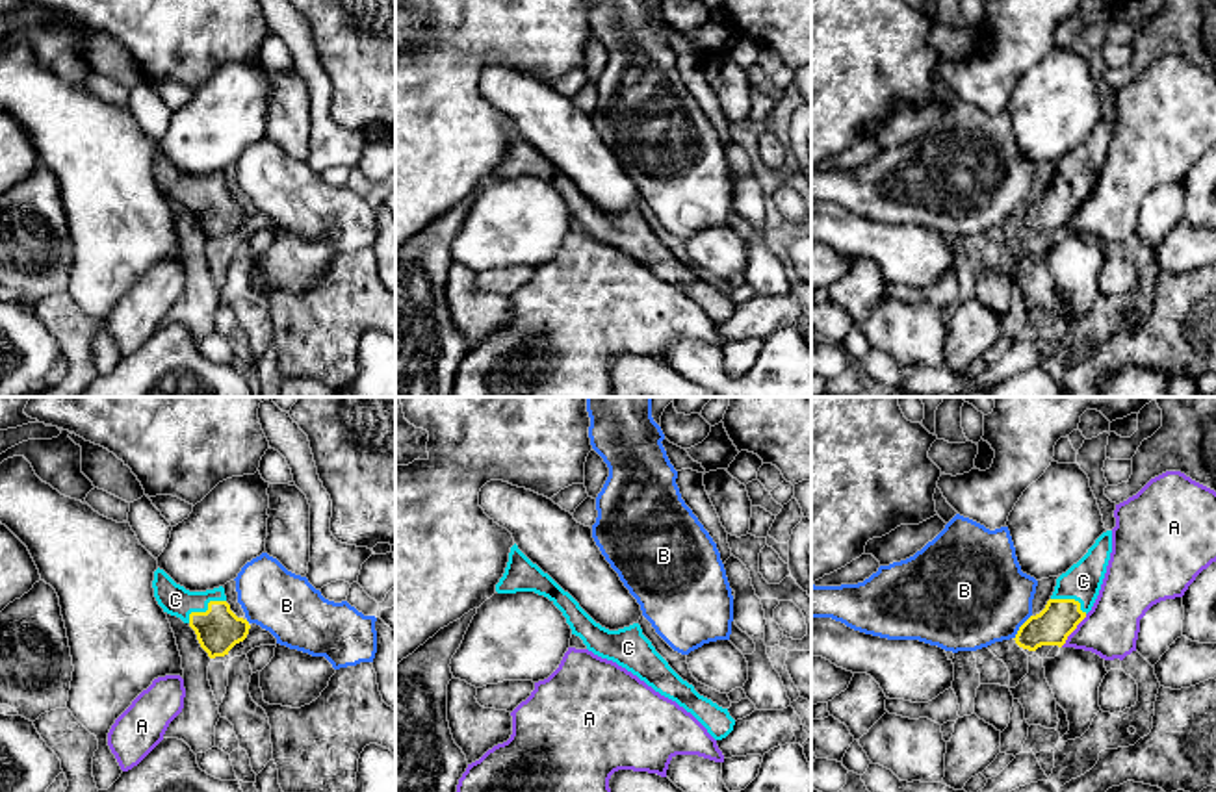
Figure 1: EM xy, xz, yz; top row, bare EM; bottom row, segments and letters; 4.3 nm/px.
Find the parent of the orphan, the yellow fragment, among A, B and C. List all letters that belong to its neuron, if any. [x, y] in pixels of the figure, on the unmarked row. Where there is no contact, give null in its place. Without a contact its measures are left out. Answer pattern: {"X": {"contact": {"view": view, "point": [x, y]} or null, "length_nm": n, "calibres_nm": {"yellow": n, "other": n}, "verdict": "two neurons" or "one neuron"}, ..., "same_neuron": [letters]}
{"A": {"contact": {"view": "yz", "point": [1073, 214]}, "length_nm": 180, "calibres_nm": {"yellow": 160, "other": 240}, "verdict": "two neurons"}, "B": {"contact": {"view": "yz", "point": [1020, 212]}, "length_nm": 130, "calibres_nm": {"yellow": 160, "other": 460}, "verdict": "two neurons"}, "C": {"contact": {"view": "xy", "point": [206, 195]}, "length_nm": 190, "calibres_nm": {"yellow": 200, "other": 140}, "verdict": "one neuron"}, "same_neuron": ["C"]}

